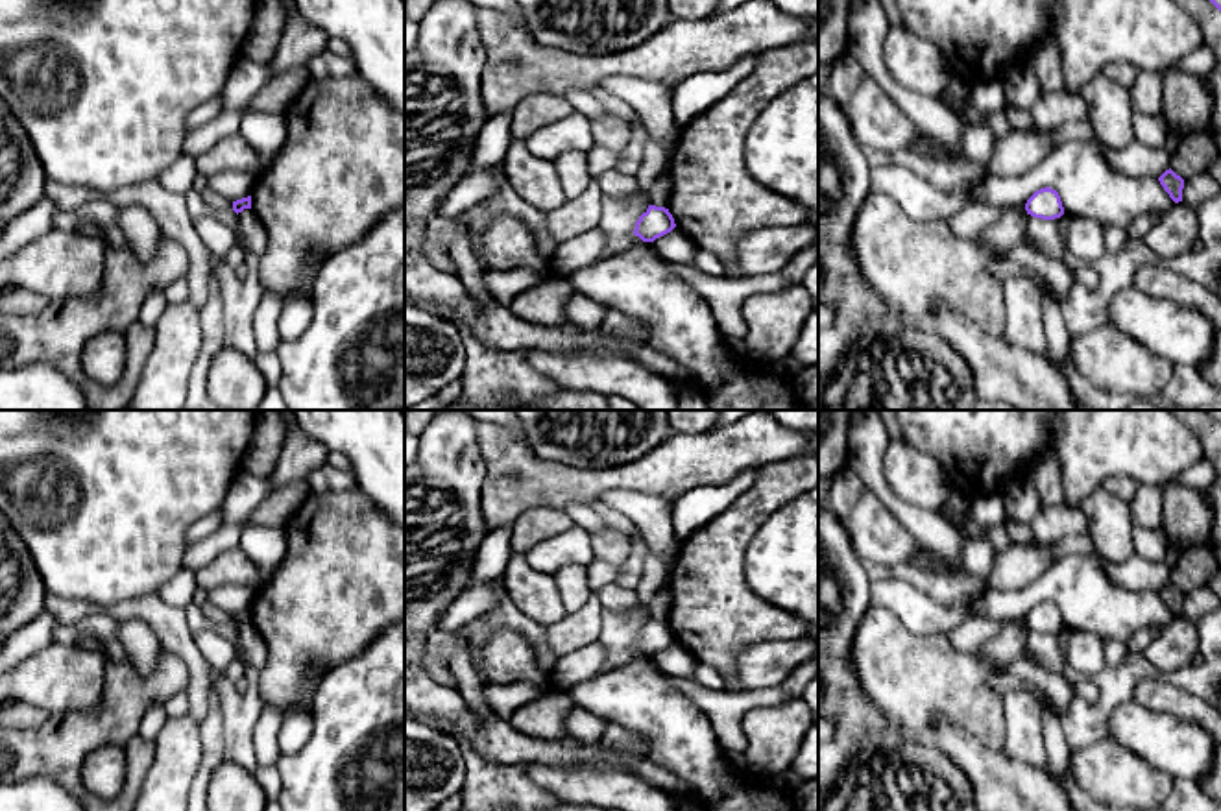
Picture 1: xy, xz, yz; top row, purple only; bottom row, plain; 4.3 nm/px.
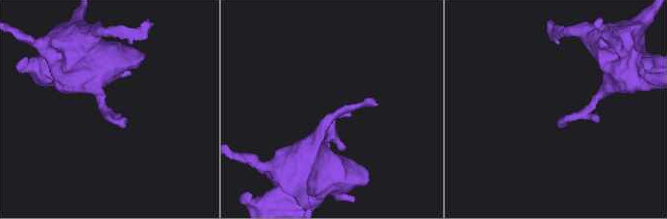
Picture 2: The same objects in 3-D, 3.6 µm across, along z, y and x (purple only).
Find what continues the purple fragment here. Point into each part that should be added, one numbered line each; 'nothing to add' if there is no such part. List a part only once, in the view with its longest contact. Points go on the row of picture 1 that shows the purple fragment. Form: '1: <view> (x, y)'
nothing to add

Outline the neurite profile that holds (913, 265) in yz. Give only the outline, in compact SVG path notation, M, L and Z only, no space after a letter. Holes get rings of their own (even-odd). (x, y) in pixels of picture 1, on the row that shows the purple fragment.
M870 192L855 218L852 248L861 273L905 320L929 323L933 305L942 301L988 336L999 338L1005 333L1003 288L986 266L992 260L1005 260L1014 246L1027 244L1031 231L1027 211L1007 207L979 236L959 238L948 220L913 220L887 194Z

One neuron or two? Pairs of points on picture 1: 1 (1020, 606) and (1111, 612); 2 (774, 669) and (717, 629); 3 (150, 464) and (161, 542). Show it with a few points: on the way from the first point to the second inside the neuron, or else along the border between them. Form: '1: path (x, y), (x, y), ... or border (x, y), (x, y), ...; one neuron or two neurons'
1: path (1042, 592), (1081, 592), (1088, 599); one neuron
2: border (785, 638), (749, 643), (736, 654), (741, 689); two neurons
3: path (150, 483), (150, 523); one neuron

